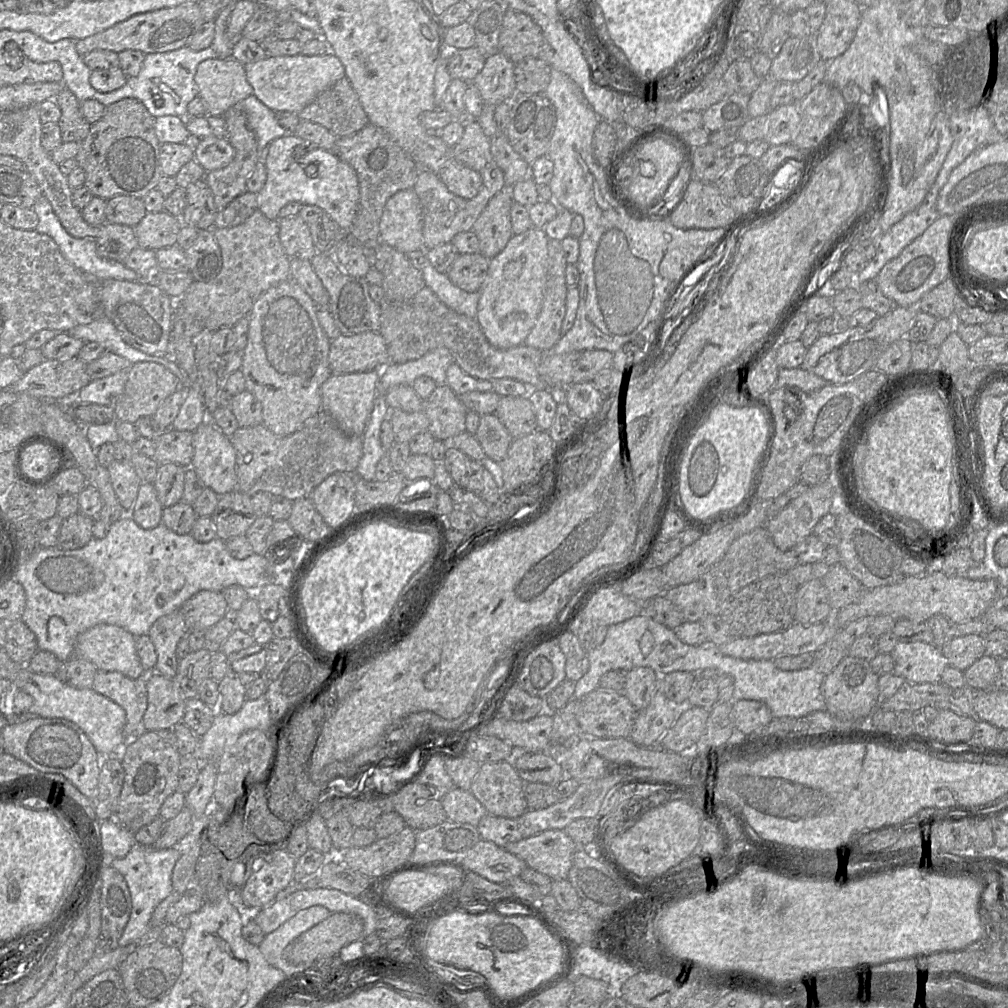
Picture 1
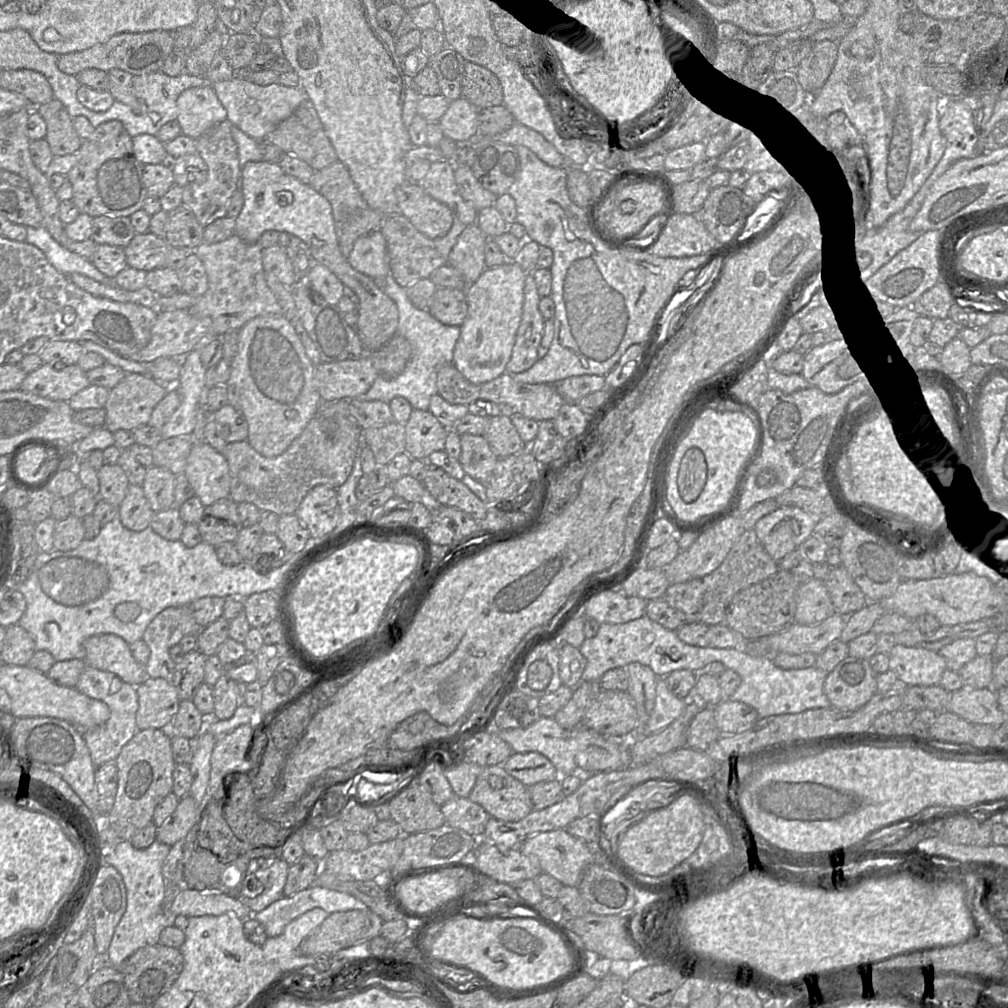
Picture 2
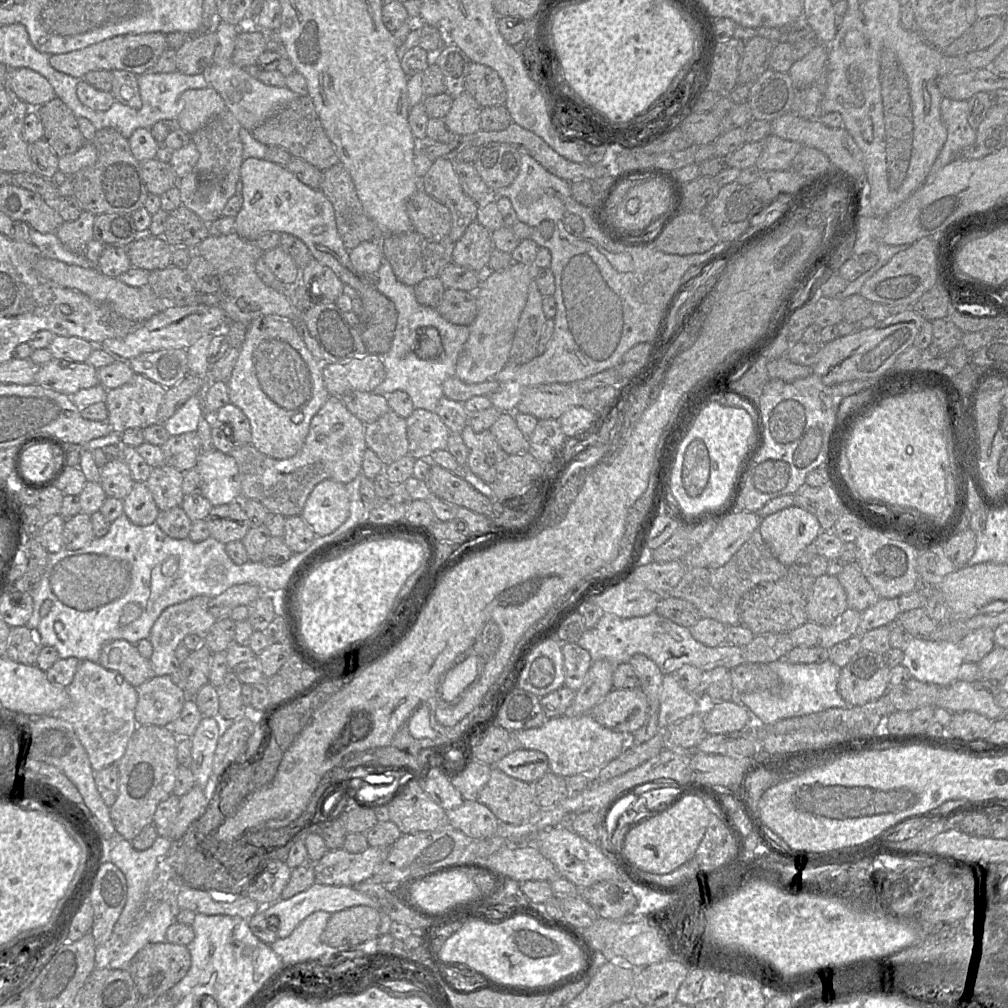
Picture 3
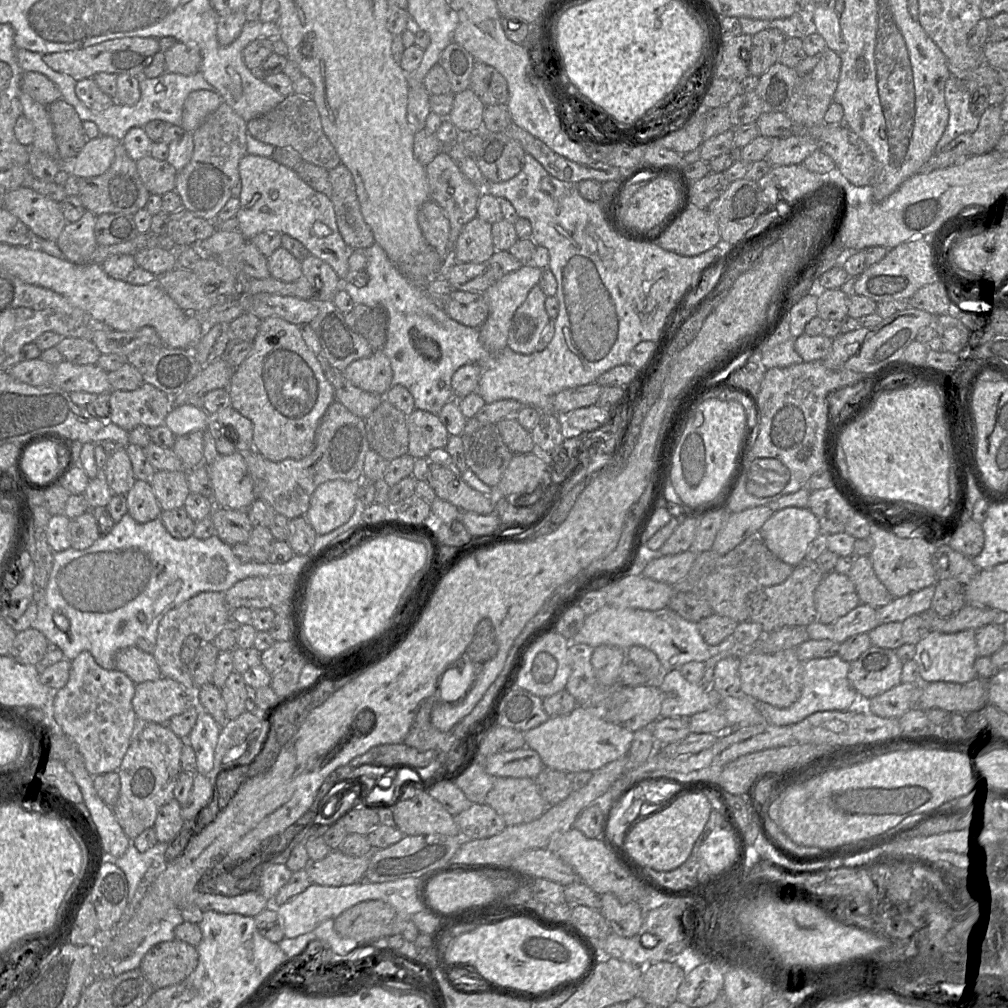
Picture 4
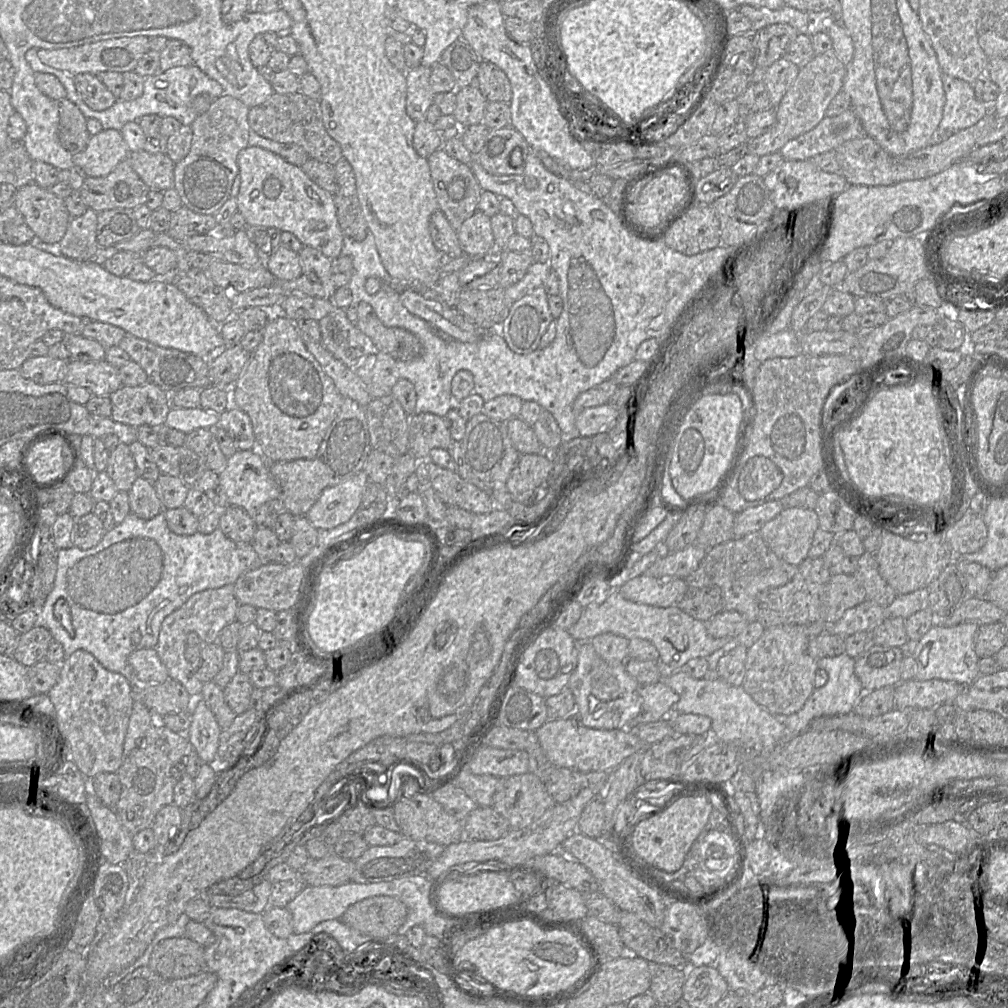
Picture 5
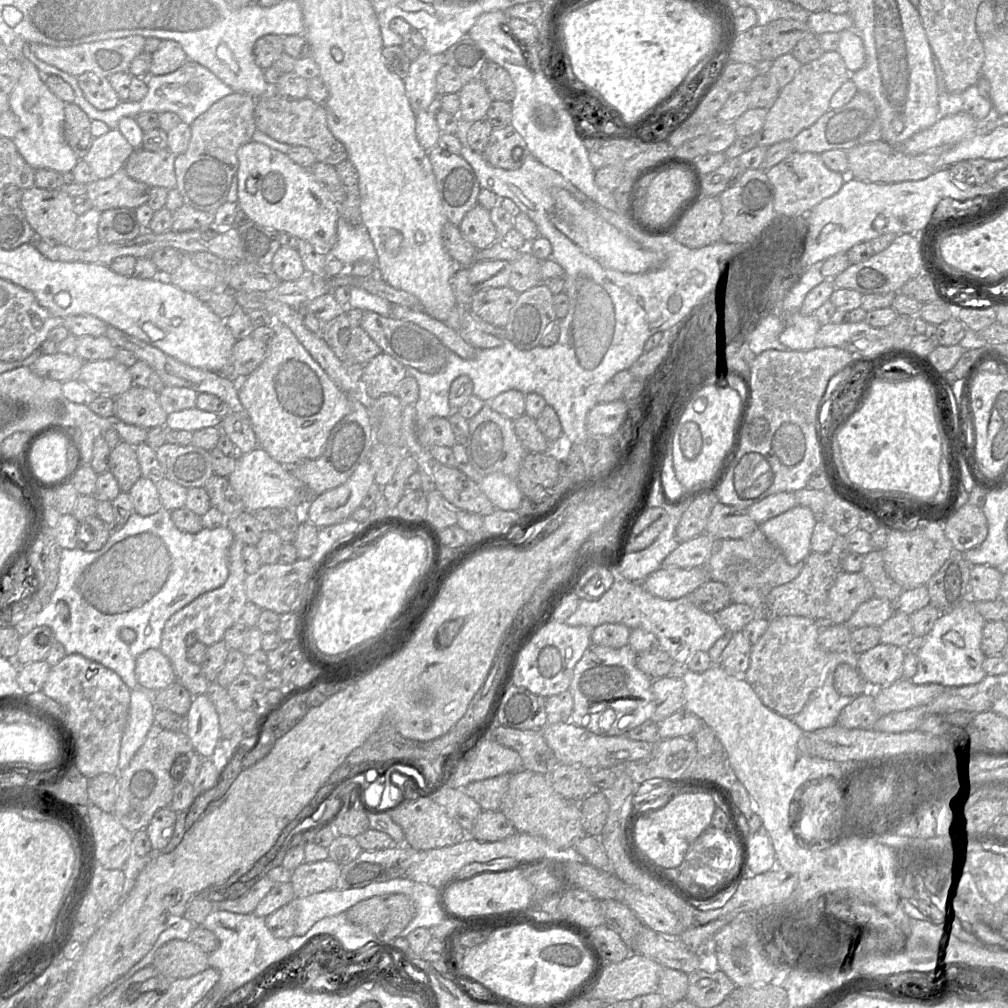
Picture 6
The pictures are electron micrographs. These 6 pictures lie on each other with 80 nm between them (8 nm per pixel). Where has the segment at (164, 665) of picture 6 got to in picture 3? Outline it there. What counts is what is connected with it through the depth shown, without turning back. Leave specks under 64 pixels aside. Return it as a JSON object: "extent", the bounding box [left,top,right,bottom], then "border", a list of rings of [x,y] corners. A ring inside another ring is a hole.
{"extent":[98,640,155,688],"border":[[[114,640],[105,644],[98,663],[120,673],[135,688],[155,676],[150,660],[139,653],[135,644],[126,640]]]}

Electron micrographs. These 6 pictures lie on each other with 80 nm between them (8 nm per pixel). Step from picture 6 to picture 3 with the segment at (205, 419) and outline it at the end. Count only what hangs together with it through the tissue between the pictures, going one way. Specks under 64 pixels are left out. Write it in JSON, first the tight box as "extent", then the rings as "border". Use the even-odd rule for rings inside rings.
{"extent":[163,394,205,436],"border":[[[202,394],[190,397],[169,419],[163,424],[170,436],[177,436],[195,432],[199,420],[205,415]]]}

